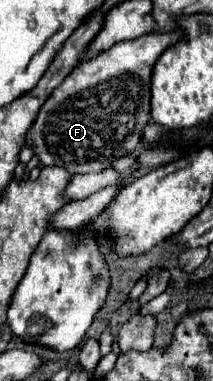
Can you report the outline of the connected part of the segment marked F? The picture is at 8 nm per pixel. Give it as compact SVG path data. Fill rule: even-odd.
M179 32L171 34L145 34L133 42L119 42L113 48L101 52L97 58L91 58L79 64L61 86L53 90L53 94L43 104L37 120L27 132L27 142L37 152L39 160L45 166L63 166L71 174L87 174L87 172L101 172L111 168L111 160L125 156L125 152L133 152L139 148L141 132L149 122L149 84L151 84L151 70L157 62L159 54L179 40Z

